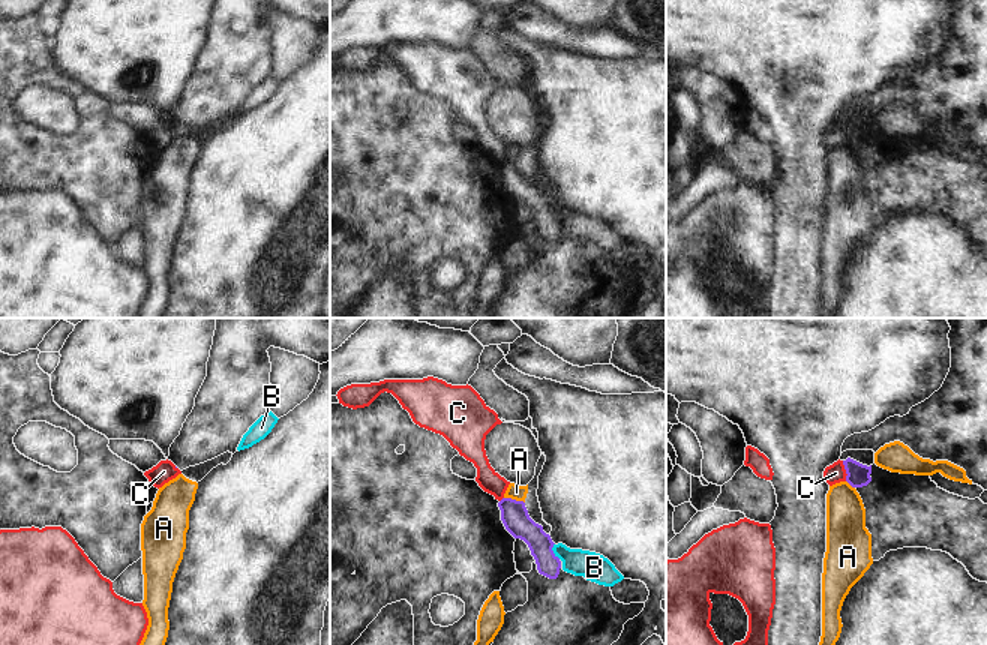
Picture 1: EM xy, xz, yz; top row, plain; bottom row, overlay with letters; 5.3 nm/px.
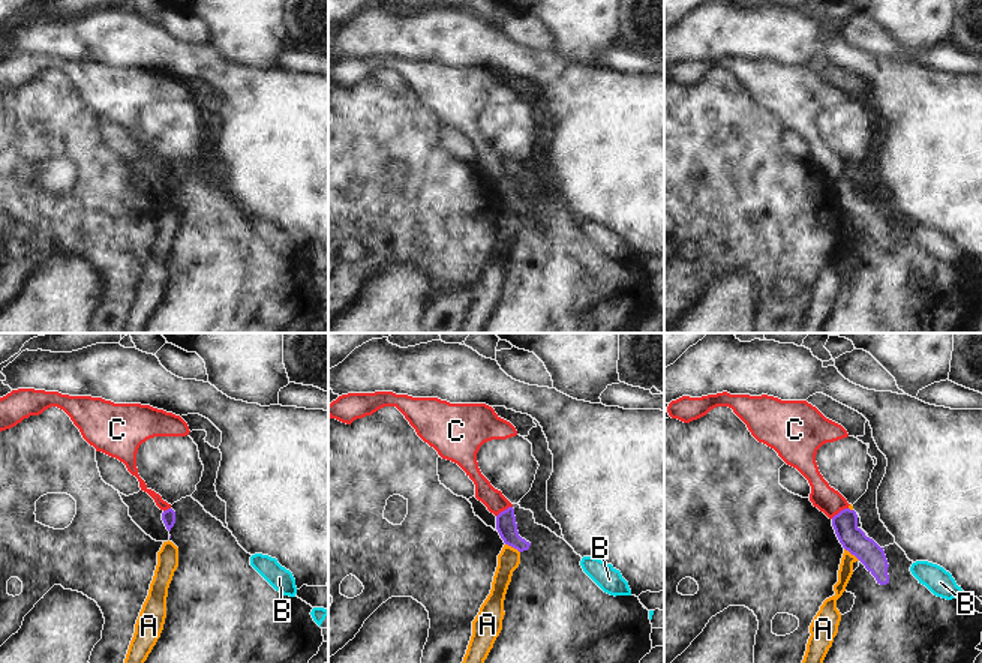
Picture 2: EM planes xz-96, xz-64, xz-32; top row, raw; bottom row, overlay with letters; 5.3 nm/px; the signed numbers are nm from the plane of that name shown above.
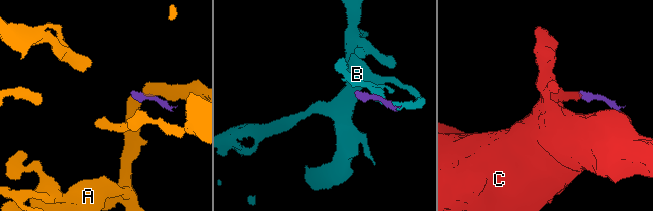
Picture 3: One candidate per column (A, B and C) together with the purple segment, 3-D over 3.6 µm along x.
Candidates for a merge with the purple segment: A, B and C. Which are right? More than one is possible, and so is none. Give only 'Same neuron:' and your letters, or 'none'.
Same neuron: none.

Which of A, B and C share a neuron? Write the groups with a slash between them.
A / B / C

